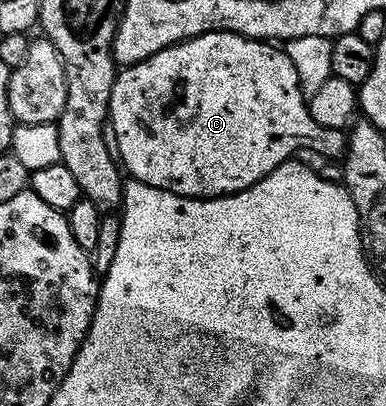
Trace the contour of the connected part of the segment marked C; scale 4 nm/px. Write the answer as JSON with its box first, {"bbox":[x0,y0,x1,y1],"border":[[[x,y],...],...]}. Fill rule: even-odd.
{"bbox":[107,32,346,196],"border":[[[207,32],[184,40],[180,44],[171,44],[168,48],[158,50],[158,54],[150,54],[150,58],[139,60],[137,64],[121,67],[116,74],[116,81],[108,103],[107,123],[112,124],[115,137],[118,138],[119,163],[129,177],[146,186],[154,186],[158,190],[173,192],[179,196],[229,196],[235,192],[254,186],[262,178],[280,167],[296,148],[296,144],[312,144],[314,151],[325,161],[339,161],[344,155],[346,136],[339,128],[324,128],[308,112],[308,101],[300,89],[298,70],[294,70],[294,62],[284,53],[283,47],[272,42],[252,40],[248,36],[239,36],[233,32]]]}

